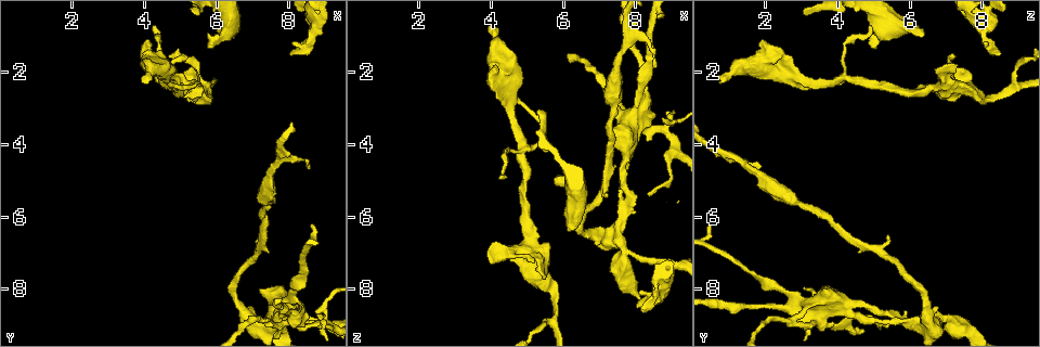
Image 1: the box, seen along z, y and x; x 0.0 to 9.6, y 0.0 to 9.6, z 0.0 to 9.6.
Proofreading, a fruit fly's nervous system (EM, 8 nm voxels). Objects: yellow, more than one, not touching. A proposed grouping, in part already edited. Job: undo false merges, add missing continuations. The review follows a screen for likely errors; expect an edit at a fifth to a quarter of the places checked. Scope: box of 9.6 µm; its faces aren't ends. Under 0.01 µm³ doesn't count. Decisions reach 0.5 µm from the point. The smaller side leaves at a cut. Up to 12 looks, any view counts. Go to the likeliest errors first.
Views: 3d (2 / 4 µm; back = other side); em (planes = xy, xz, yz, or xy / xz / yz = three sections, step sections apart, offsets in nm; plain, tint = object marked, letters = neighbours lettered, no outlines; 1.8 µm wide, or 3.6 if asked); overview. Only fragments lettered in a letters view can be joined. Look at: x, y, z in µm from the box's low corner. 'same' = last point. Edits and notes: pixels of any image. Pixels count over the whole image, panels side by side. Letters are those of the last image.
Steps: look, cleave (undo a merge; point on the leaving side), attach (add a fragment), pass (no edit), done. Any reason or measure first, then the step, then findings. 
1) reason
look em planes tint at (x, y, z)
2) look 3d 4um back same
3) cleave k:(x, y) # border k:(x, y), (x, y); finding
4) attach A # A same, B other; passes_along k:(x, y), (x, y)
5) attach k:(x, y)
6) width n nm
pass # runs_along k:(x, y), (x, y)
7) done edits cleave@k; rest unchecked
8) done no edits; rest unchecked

free end
look em 3.6um planes tint at (8.00, 1.55, 8.45)

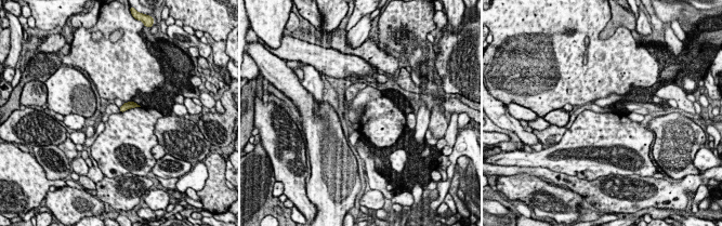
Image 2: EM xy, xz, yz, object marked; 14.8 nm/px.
look em 3.6um planes letters same

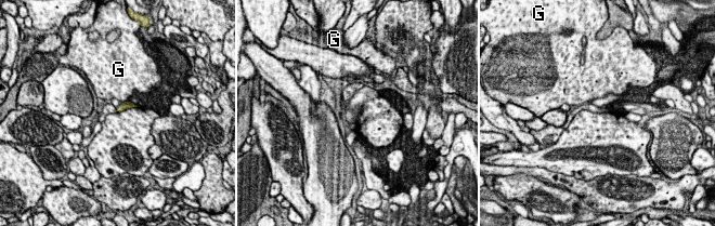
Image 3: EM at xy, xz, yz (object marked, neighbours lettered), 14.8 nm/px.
pass # G other; border 3:(126, 101), (121, 103); no lettered fragment goes on from it

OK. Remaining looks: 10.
arms part here
look em planes tint at (4.80, 2.15, 4.20)

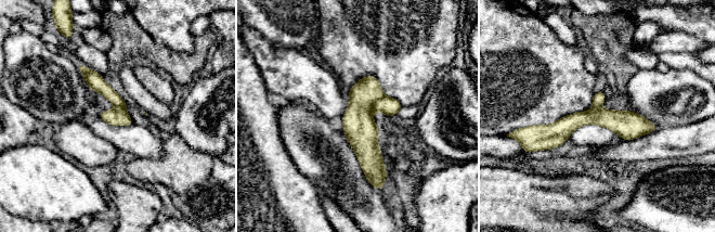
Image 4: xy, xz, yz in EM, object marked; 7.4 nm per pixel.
look em planes letters same

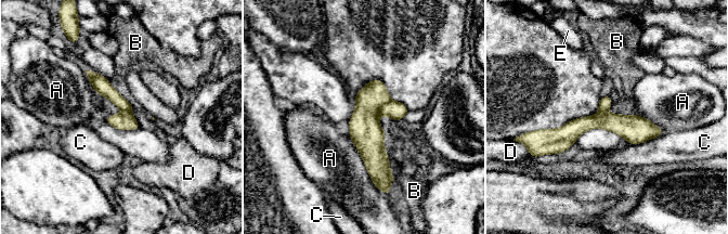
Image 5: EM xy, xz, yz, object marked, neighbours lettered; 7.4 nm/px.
width 140 nm
pass # A other, B other, C other, D other, E other; border 5:(348, 134), (373, 183), (385, 193); continuous, no second neuron

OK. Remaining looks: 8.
an open end
look em yz step 16 letters at (6.10, 0.95, 6.35)

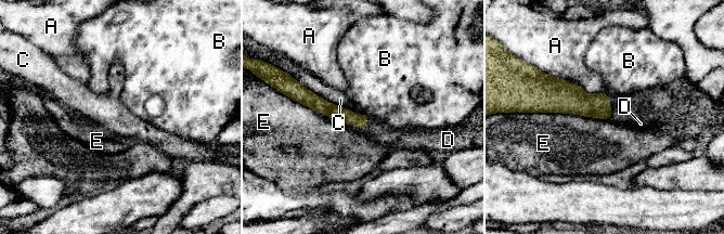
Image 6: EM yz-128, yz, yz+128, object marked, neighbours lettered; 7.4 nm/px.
attach D # A other, B other, C other, D same, E other; passes_along 6:(338, 114), (367, 120), (393, 139); the neuron continues

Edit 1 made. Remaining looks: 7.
see it whole again
look overview

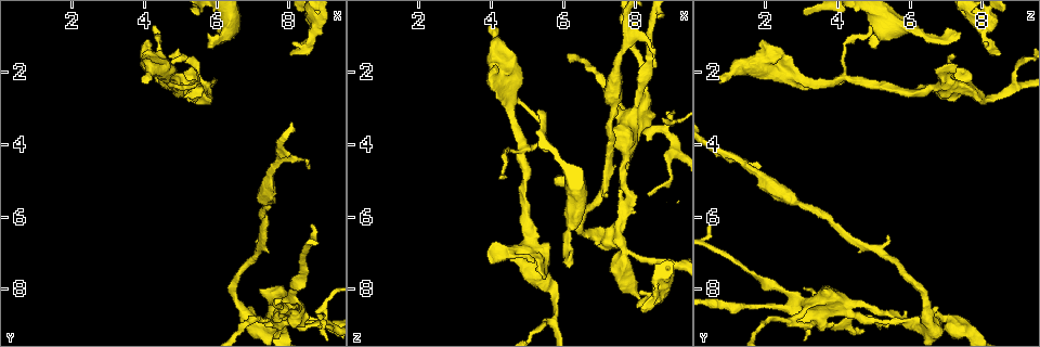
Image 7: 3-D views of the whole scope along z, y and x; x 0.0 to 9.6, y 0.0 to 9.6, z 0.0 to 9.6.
branch stops here
look em planes letters at (4.05, 2.30, 0.70)

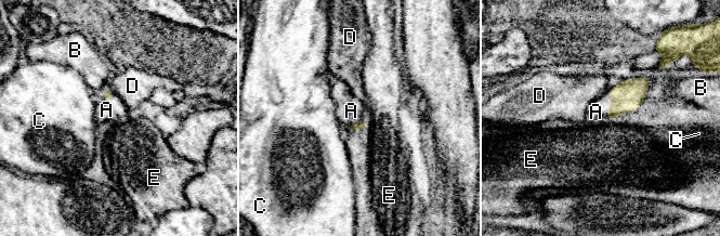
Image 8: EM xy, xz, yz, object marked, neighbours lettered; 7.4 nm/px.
attach A # A same, B other, C other, D other, E other; it goes on there

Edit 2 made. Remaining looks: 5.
look 3d 4um back at (8.15, 8.50, 2.90)

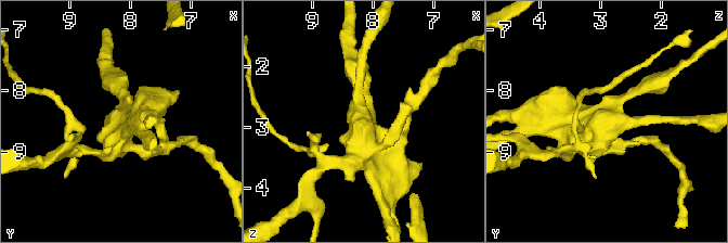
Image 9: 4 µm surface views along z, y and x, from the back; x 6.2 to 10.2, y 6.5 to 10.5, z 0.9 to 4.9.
arms 3; arm_widths 180, 190, 380 nm; need the tissue
look em planes plain at (8.20, 8.50, 2.85)

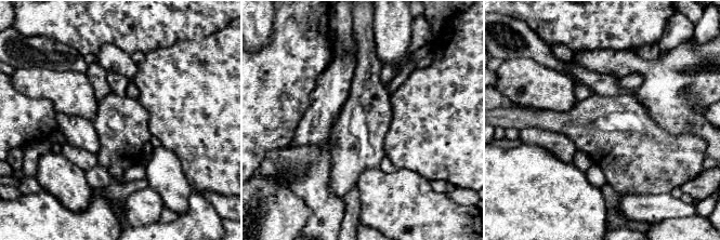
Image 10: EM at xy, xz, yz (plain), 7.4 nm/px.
look em planes letters same

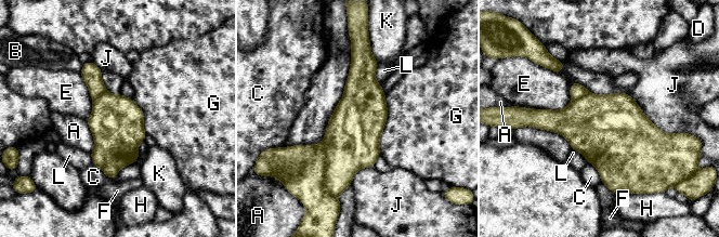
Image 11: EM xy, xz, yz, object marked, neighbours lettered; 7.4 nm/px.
longest_contact A 480 nm
cleave 11:(353, 144) # A other, B other, C other, D other, E other, F other, G other, H other, J other, K other, L other; a second neuron is stuck on

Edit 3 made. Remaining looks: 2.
done edits attach@6, attach@8, cleave@11; rest unchecked

